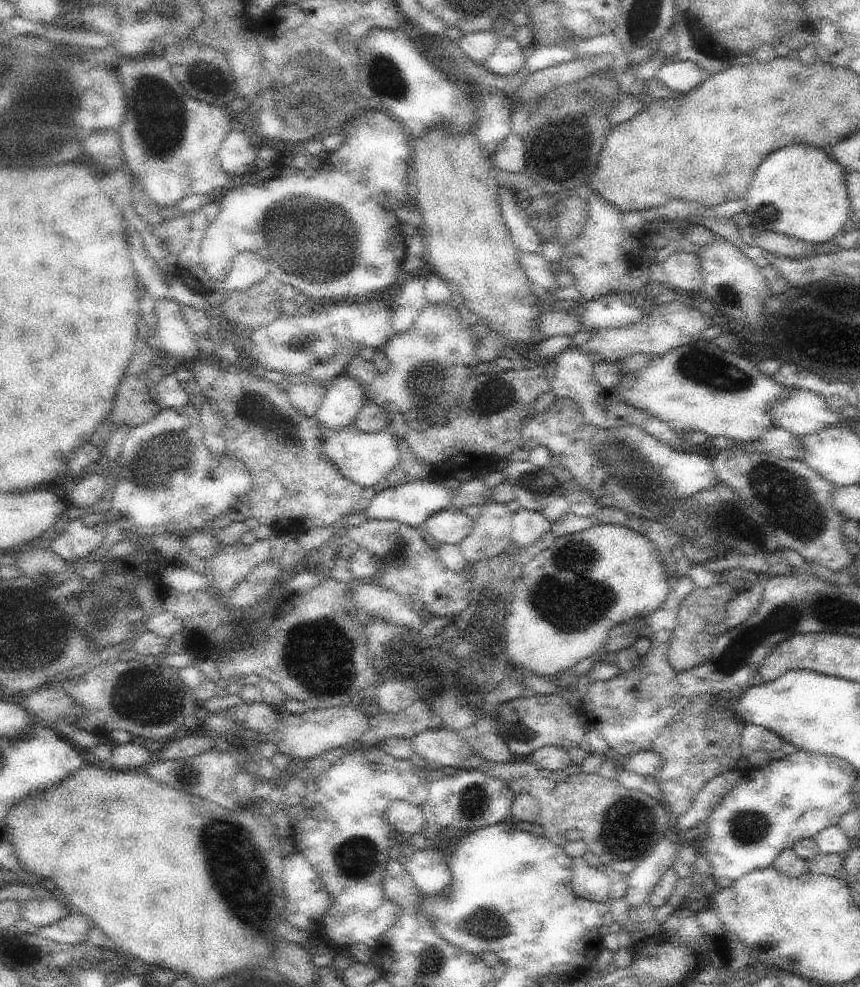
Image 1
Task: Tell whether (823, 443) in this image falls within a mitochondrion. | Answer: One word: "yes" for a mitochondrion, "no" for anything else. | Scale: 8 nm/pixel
no

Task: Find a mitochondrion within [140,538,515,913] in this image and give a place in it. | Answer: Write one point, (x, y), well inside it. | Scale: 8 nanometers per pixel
(313, 656)

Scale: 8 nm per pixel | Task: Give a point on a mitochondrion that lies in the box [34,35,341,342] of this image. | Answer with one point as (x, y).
(161, 115)

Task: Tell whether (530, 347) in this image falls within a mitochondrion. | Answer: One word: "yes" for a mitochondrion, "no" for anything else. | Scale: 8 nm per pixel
no

